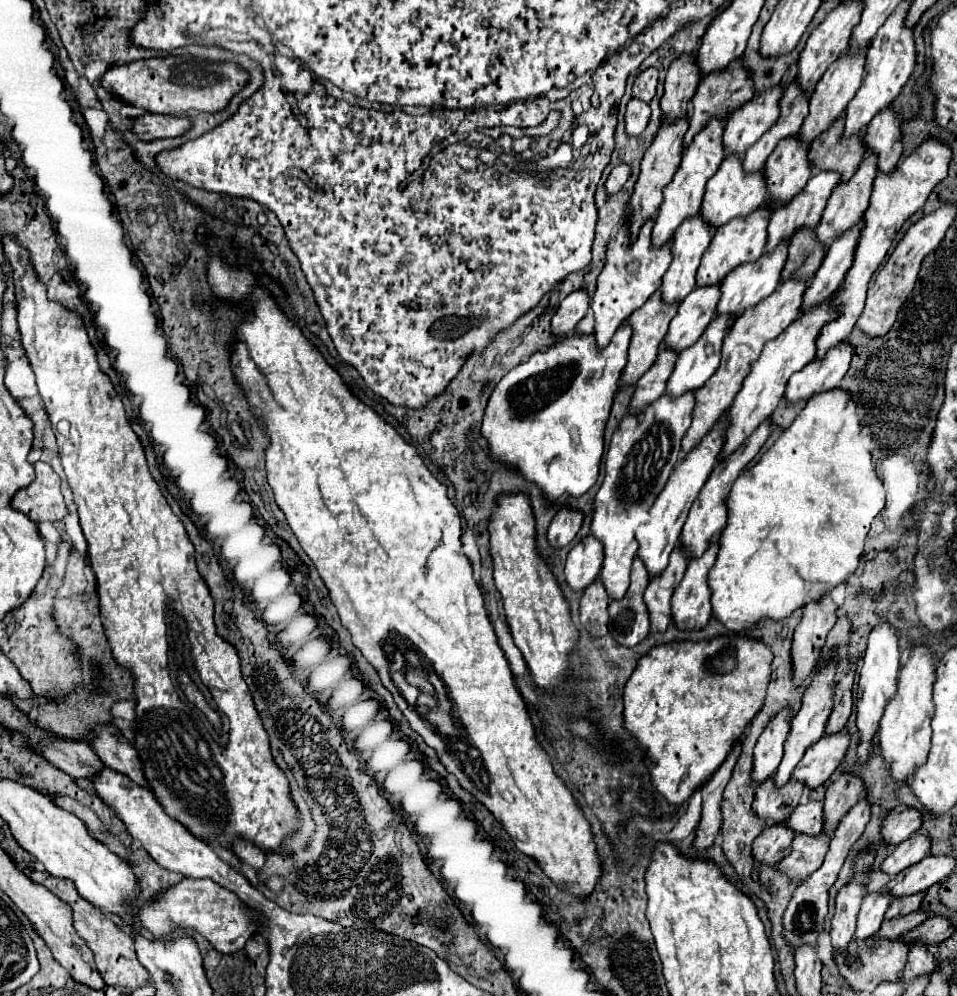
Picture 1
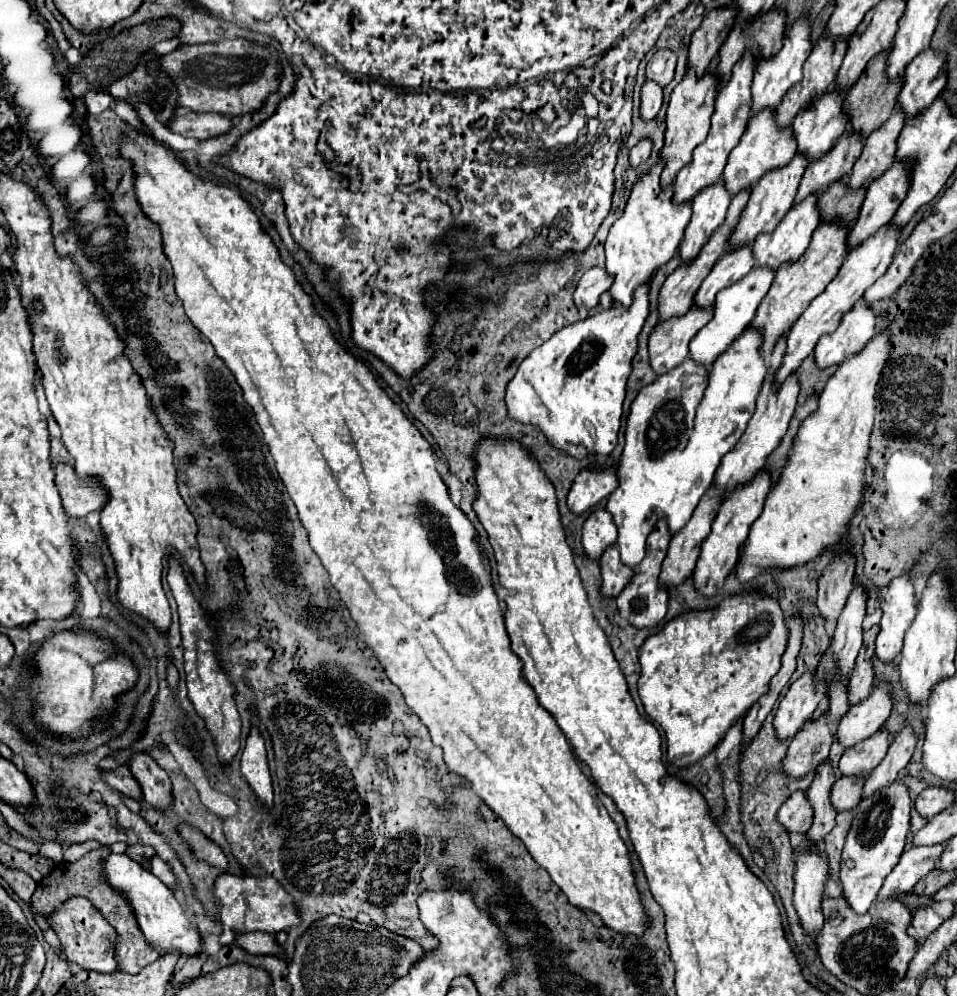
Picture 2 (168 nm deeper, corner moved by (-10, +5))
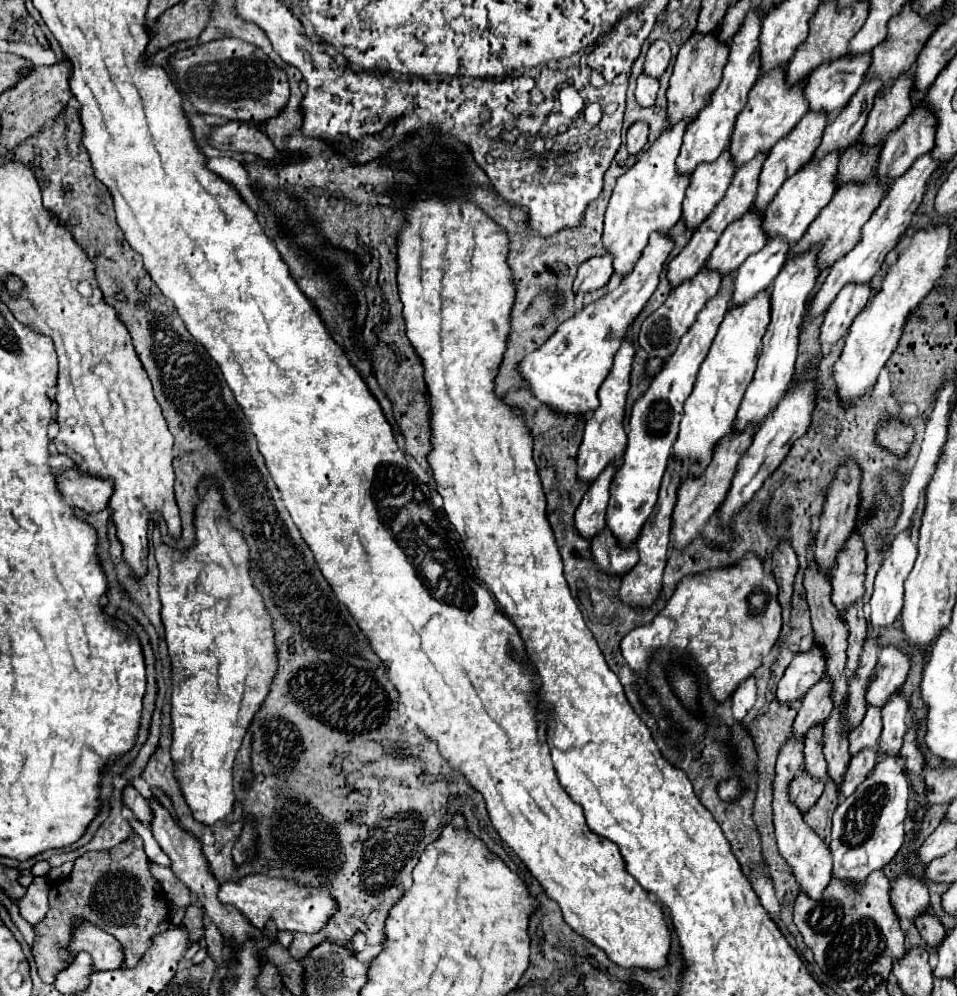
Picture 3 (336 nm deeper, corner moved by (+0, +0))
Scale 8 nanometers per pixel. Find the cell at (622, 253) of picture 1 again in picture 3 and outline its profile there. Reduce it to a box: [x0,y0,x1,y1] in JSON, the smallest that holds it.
[602,123,688,279]

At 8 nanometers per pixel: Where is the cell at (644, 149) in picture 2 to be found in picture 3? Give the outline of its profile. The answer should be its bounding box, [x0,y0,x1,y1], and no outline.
[626,121,648,155]

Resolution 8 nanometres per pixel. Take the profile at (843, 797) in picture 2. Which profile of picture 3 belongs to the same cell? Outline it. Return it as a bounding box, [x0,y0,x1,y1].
[838,749,876,799]

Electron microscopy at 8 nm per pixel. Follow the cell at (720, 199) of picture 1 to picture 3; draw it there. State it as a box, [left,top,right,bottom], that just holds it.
[730,69,808,167]

